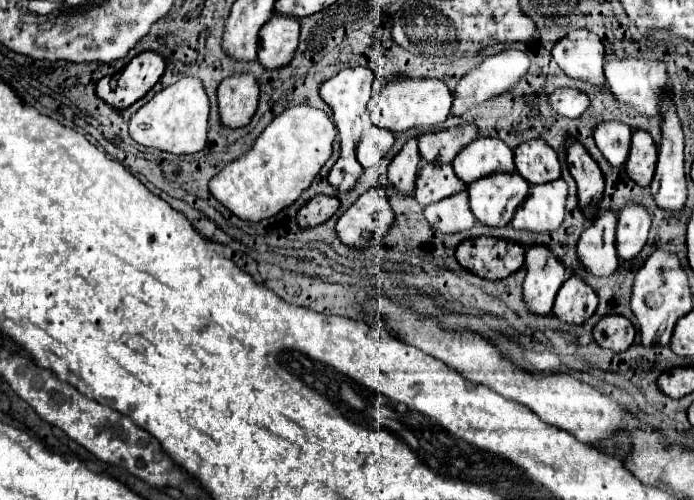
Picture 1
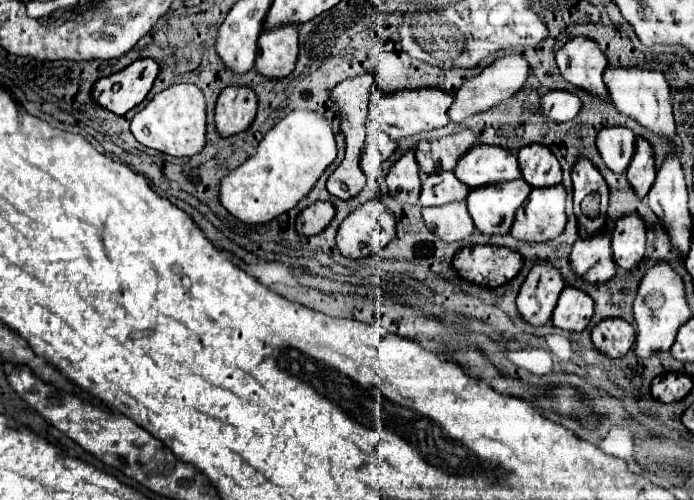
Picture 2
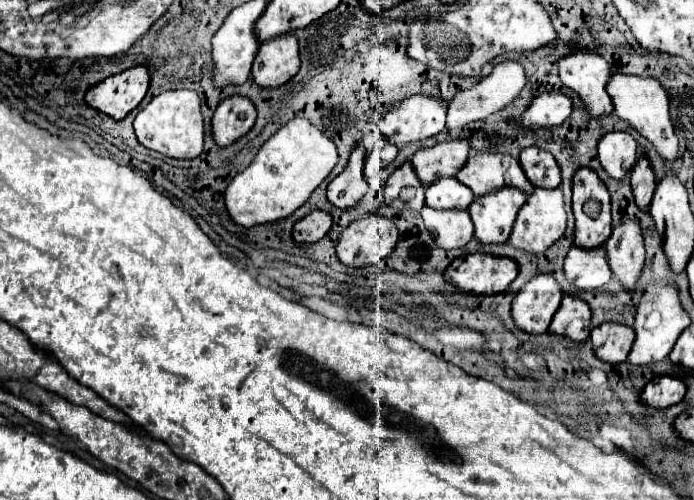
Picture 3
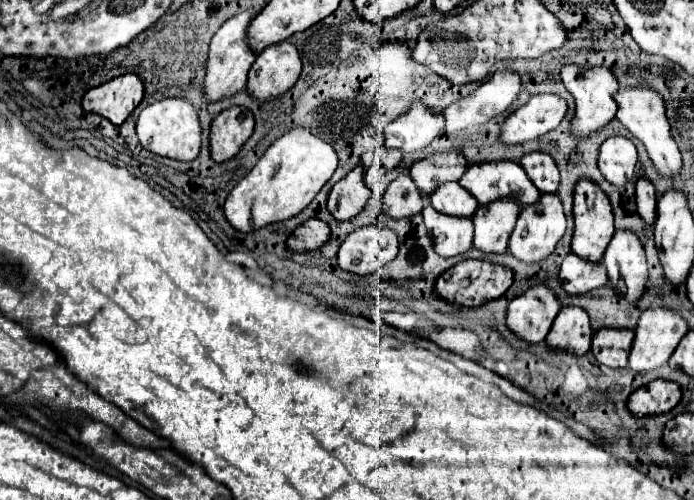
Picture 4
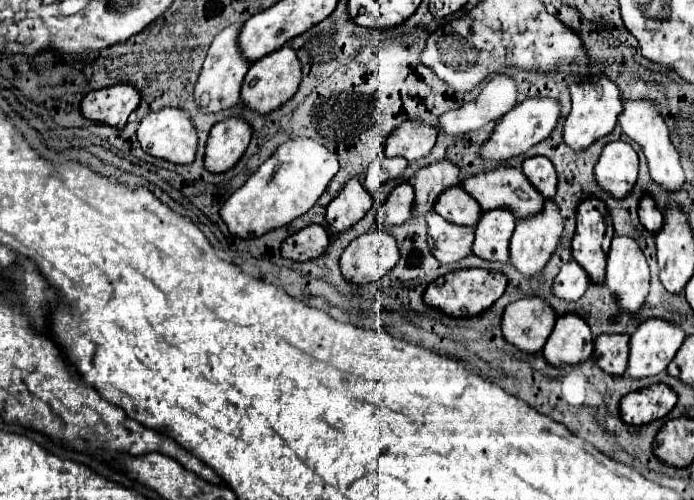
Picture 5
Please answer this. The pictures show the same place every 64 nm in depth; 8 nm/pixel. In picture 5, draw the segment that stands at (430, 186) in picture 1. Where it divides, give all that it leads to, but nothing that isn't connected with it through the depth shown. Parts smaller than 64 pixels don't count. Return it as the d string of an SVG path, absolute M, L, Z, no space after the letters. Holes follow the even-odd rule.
M450 186L448 190L444 190L438 196L434 210L446 220L454 224L466 224L466 226L476 226L482 214L480 204L462 186Z

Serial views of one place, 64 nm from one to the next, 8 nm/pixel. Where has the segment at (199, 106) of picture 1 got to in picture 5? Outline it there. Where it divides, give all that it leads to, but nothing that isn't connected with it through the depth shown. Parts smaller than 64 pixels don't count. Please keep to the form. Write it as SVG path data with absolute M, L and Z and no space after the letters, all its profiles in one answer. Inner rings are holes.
M160 108L160 110L152 110L148 112L138 126L138 142L142 146L144 152L174 162L174 164L190 164L196 156L196 148L198 148L198 136L196 136L196 126L192 124L192 116L186 108Z

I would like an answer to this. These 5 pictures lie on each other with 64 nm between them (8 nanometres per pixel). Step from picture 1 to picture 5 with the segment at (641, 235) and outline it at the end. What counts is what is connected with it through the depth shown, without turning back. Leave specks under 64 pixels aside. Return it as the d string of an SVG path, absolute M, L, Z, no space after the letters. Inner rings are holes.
M614 236L608 262L606 286L618 298L622 310L638 312L650 288L650 270L646 258L630 236Z

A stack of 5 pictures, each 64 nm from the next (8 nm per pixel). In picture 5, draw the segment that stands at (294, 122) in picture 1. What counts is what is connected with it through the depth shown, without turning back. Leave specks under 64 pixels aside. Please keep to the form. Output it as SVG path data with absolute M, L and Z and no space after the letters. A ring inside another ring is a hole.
M304 136L290 138L284 144L280 144L276 148L276 152L266 162L262 162L258 166L258 170L224 202L220 216L228 224L228 230L240 238L262 236L264 232L278 228L278 226L284 226L284 224L292 222L294 218L302 216L304 212L308 212L312 208L312 204L316 204L320 194L326 190L328 182L332 180L332 176L336 172L338 172L338 160L332 150L328 150L326 146L320 146L312 138L304 138Z

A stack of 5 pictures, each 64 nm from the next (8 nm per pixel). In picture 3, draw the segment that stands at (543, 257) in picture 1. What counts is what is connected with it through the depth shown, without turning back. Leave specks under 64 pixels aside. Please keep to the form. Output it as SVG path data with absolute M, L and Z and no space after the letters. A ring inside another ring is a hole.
M538 274L522 286L512 302L512 316L520 330L542 334L548 330L562 300L562 288L552 274Z

